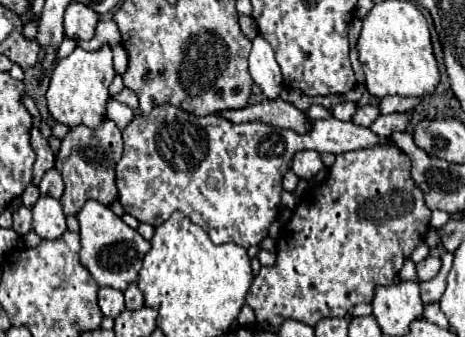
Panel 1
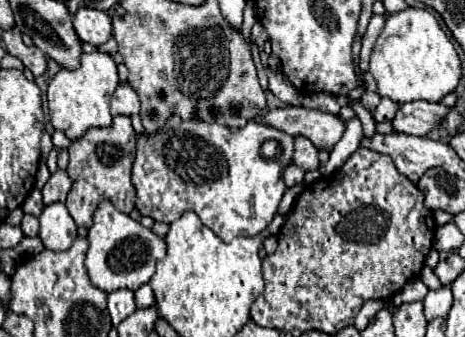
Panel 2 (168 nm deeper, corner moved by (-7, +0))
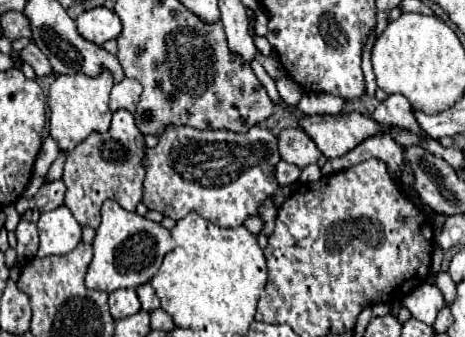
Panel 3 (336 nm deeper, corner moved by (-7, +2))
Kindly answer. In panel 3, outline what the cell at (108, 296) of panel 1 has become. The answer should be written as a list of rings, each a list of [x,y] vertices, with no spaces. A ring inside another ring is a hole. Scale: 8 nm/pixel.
[[[119,289],[109,293],[109,307],[113,319],[123,319],[135,315],[141,309],[141,303],[137,299],[135,289]]]

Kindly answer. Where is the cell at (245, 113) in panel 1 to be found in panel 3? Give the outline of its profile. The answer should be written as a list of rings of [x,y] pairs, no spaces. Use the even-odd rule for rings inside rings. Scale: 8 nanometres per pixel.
[[[357,111],[343,115],[303,115],[299,127],[315,141],[327,159],[341,157],[363,139],[385,131],[385,127]]]

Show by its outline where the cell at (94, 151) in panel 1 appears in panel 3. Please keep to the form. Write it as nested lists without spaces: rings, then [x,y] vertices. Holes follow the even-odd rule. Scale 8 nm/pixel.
[[[119,109],[113,113],[113,121],[107,133],[91,133],[83,143],[79,143],[71,153],[67,153],[63,173],[63,181],[67,185],[65,205],[71,209],[71,213],[83,227],[99,227],[99,209],[105,199],[115,199],[123,209],[135,211],[143,193],[145,169],[139,163],[143,155],[143,133],[137,129],[135,119],[127,109]]]

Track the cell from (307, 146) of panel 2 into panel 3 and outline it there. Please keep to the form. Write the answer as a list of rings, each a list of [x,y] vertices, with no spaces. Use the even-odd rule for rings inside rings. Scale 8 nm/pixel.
[[[283,129],[279,133],[279,153],[281,159],[287,163],[293,163],[297,167],[307,167],[311,163],[317,163],[321,151],[313,143],[313,139],[303,129]]]

